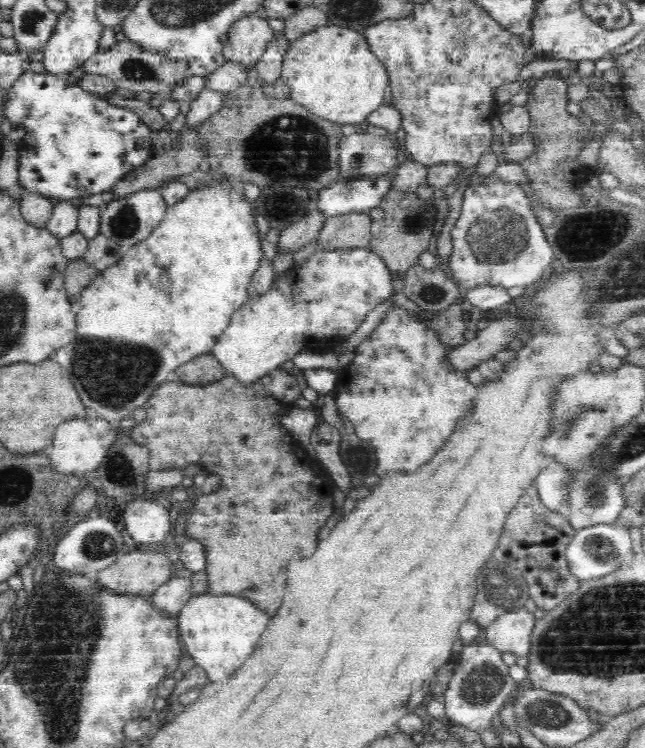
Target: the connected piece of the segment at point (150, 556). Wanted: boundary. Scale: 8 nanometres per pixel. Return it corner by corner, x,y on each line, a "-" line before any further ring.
134,550
126,556
119,556
112,566
97,573
96,579
104,587
120,593
149,593
164,582
168,582
172,574
170,560
164,554

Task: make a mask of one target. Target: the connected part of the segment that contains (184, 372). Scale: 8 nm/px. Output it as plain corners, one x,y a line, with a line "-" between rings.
212,354
196,357
194,361
180,366
174,373
175,379
192,386
208,385
226,376
224,367
218,363
218,358
212,357

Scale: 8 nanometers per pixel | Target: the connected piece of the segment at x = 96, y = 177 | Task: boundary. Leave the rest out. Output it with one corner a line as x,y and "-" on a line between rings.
26,69
25,73
20,75
20,78
15,80
15,83
6,90
5,105
3,108
2,118
8,118
11,123
20,123
24,126
26,136
23,139
19,151
19,165
18,165
18,183
26,190
33,193
38,193
49,198
56,198
59,201
70,200
77,198
78,200
85,195
100,194
100,192
108,192
118,180
124,178
132,170
136,170
138,166
142,166
152,158
152,149
155,148
156,143
151,142
150,134
152,130
130,109
108,104
104,100
100,100
100,96
94,96
94,93
86,92
82,86
70,85
66,77
61,77
52,73
36,73
32,70

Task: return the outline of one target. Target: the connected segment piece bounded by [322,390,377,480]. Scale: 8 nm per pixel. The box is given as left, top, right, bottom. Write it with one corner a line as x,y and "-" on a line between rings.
333,390
325,394
322,417
331,424
341,436
340,456
346,471
351,477
364,478
376,475
377,458
372,445
361,439
352,426
352,423
340,415
334,403

